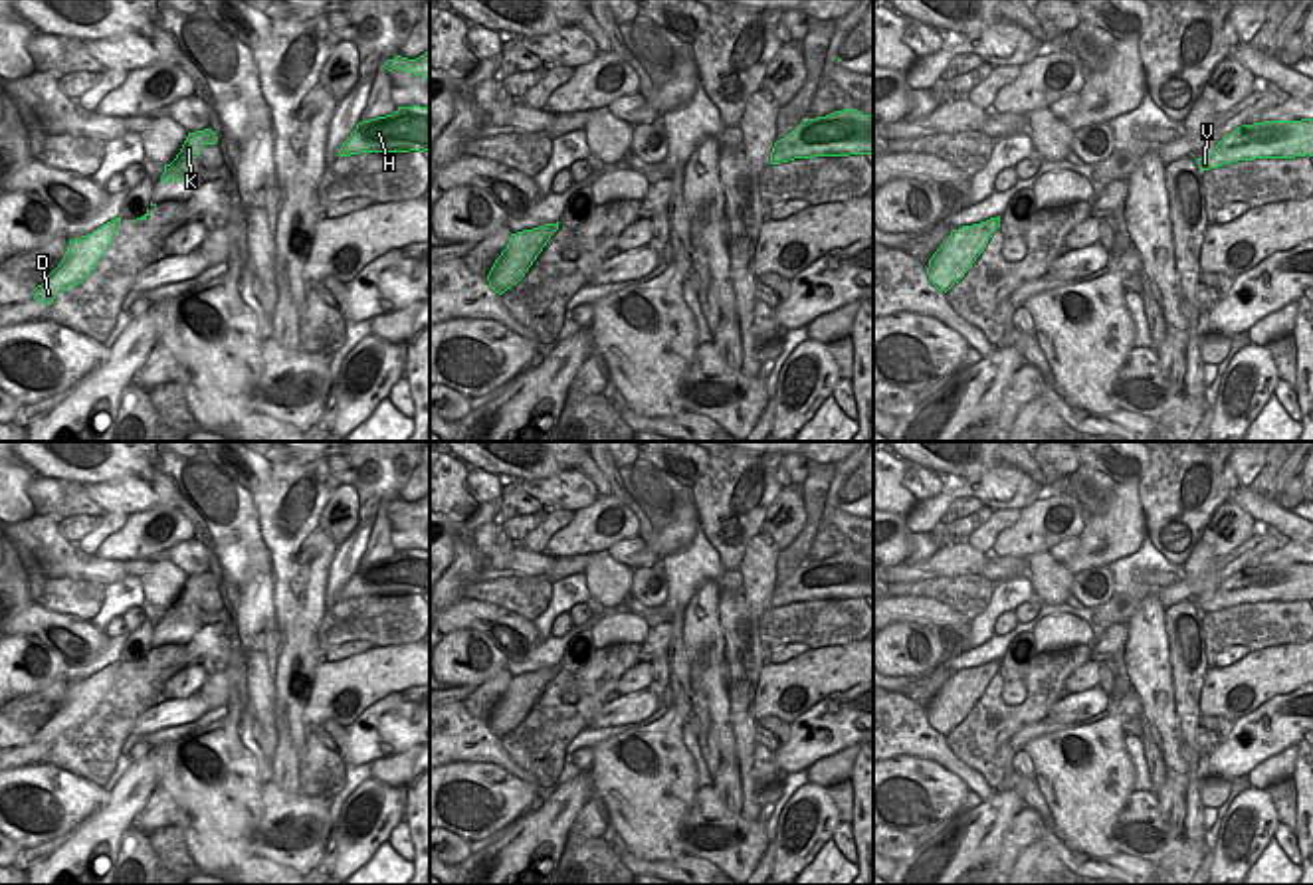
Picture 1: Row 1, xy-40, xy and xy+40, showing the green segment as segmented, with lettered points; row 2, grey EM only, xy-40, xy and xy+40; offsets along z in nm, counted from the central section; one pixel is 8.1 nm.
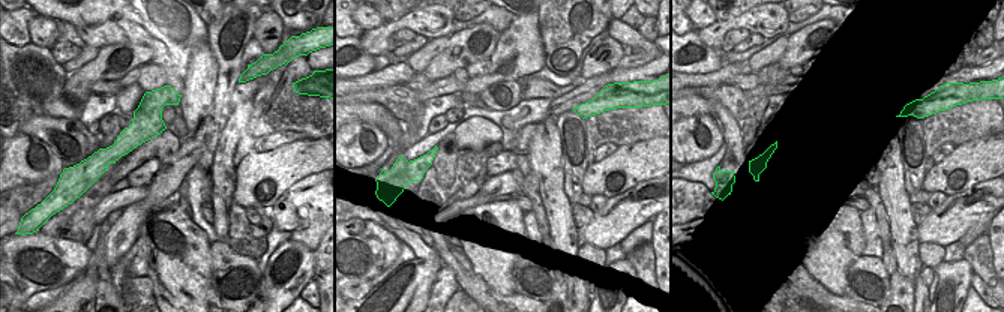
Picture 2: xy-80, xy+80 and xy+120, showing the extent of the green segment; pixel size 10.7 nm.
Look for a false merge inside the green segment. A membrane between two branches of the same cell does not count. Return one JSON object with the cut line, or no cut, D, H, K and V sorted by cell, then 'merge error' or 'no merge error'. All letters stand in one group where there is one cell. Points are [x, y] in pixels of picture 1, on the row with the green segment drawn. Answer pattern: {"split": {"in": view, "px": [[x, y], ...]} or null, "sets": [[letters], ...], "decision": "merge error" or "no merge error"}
{"split": {"in": "xy+40", "px": [[963, 226], [985, 230], [991, 236]]}, "sets": [["D", "K"], ["H", "V"]], "decision": "merge error"}

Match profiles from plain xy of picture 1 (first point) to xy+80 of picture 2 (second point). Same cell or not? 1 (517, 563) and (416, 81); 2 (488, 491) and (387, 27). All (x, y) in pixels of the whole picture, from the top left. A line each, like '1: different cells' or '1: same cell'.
1: different cells
2: different cells

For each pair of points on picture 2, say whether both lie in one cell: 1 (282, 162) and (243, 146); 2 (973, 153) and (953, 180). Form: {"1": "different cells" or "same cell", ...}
{"1": "different cells", "2": "same cell"}

